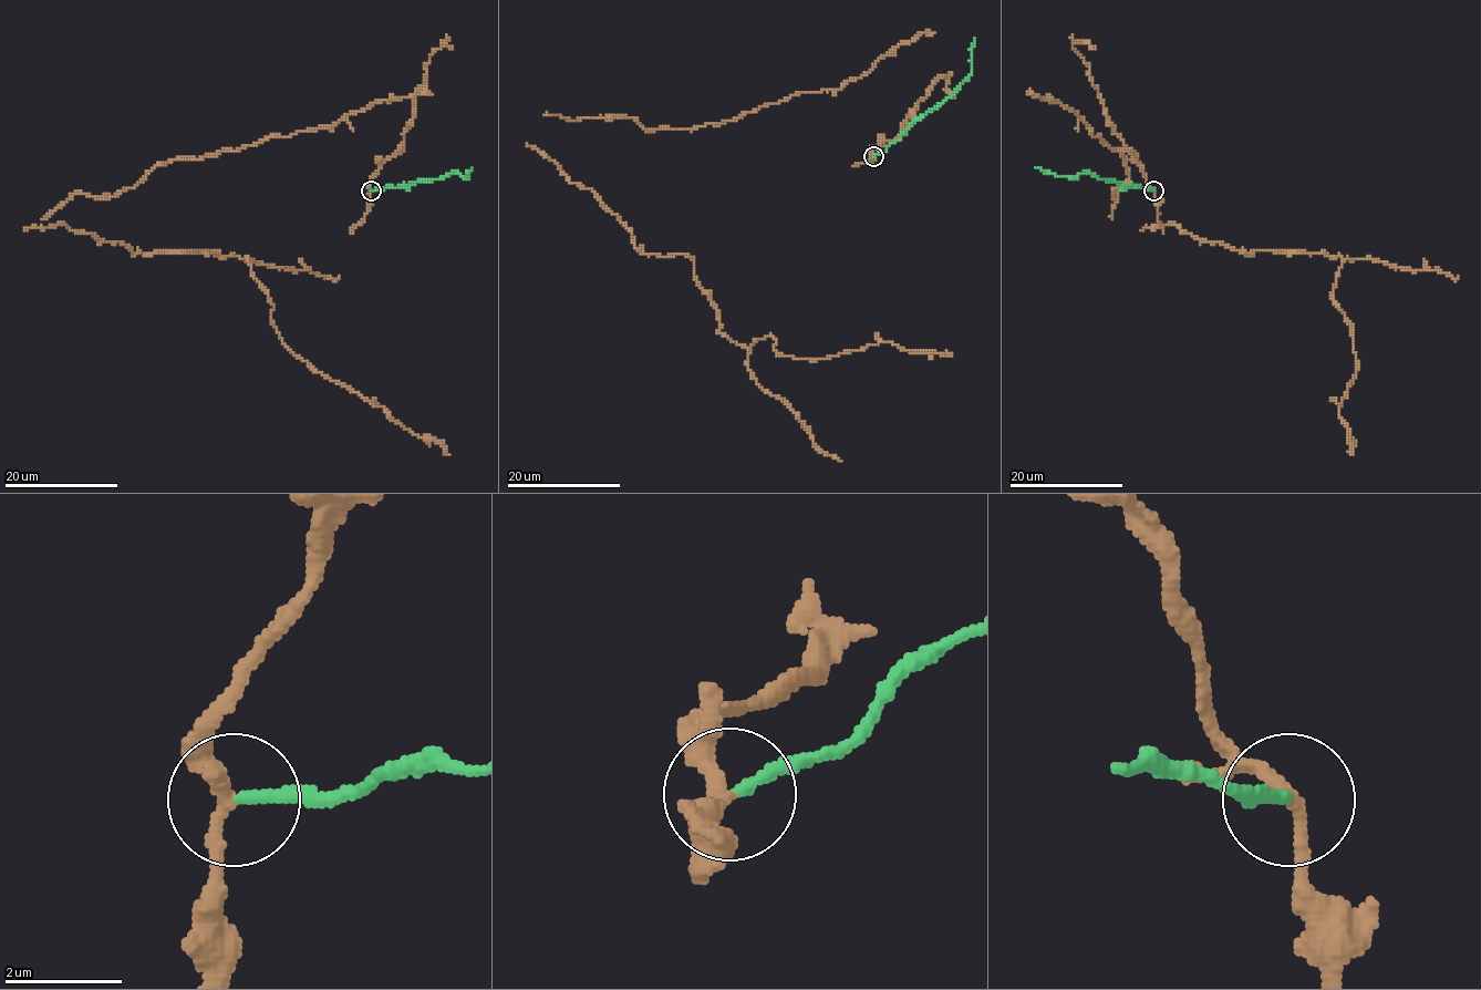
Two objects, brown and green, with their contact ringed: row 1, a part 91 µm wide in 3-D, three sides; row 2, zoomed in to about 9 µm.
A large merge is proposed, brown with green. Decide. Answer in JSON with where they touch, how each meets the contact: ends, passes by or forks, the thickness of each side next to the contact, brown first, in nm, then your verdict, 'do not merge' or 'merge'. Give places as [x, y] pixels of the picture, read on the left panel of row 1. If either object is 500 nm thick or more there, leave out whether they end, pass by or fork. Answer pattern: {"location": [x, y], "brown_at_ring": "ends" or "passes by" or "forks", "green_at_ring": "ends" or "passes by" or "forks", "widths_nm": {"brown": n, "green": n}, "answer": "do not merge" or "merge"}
{"location": [371, 191], "brown_at_ring": "passes by", "green_at_ring": "ends", "widths_nm": {"brown": 220, "green": 200}, "answer": "do not merge"}

